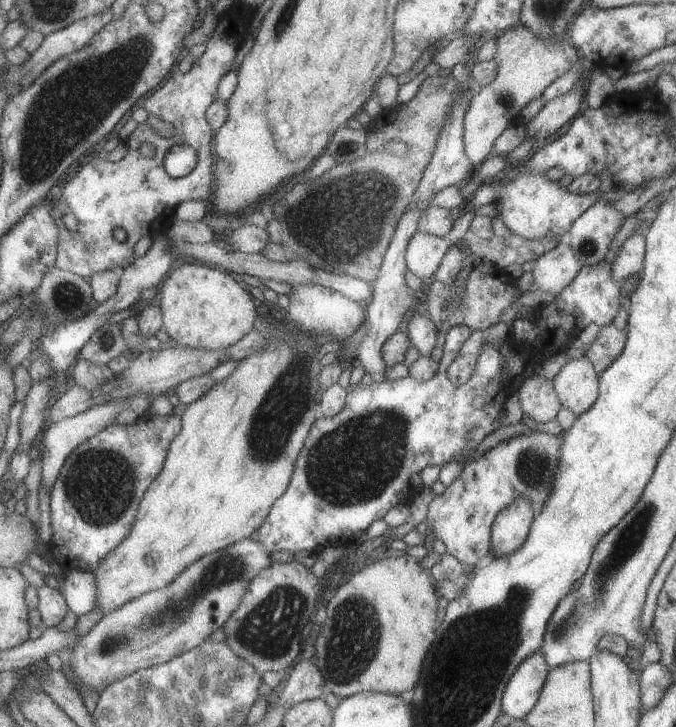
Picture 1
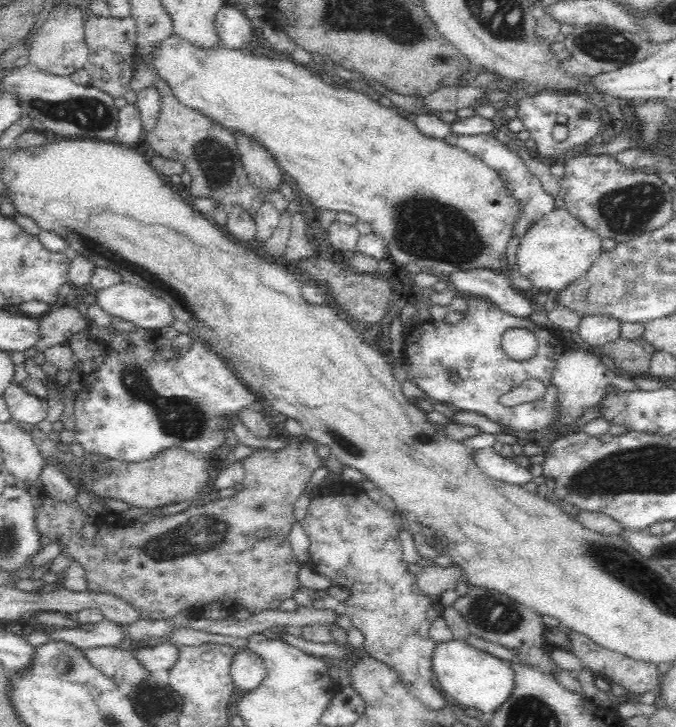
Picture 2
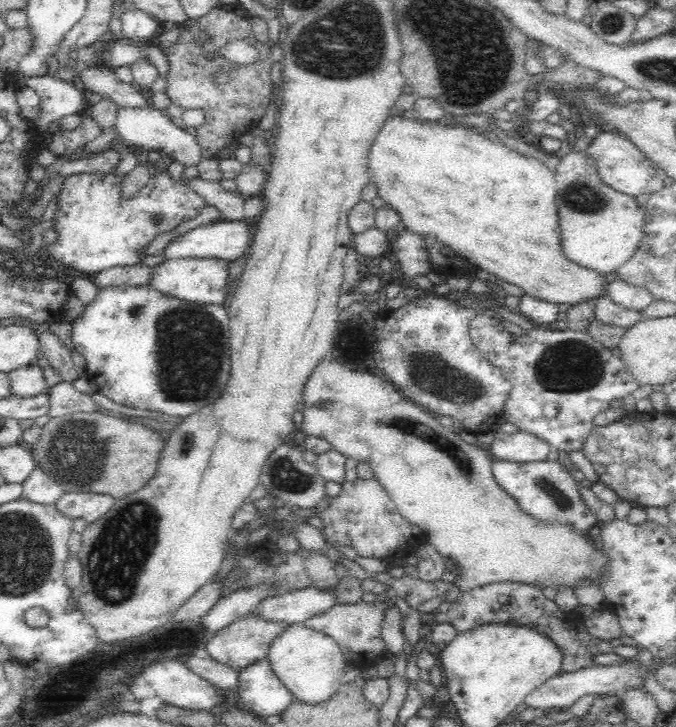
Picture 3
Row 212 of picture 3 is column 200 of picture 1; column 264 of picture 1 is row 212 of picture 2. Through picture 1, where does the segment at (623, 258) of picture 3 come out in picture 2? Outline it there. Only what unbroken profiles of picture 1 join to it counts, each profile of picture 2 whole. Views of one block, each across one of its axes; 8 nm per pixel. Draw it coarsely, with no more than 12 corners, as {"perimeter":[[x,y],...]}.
{"perimeter":[[566,208],[521,238],[517,266],[534,295],[564,293],[602,238]]}

